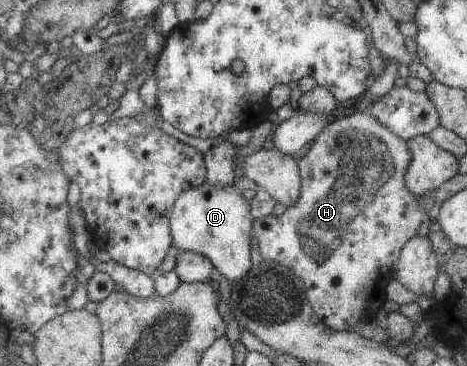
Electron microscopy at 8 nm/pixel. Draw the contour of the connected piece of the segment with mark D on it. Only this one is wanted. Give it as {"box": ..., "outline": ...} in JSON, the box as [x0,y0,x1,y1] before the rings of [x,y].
{"box":[168,182,253,287],"outline":[[[204,182],[183,191],[175,199],[168,225],[171,241],[179,251],[194,252],[209,259],[212,267],[227,279],[229,287],[233,287],[247,275],[247,269],[252,267],[249,257],[250,241],[253,241],[252,221],[249,203],[243,199],[239,190],[232,185],[221,189]]]}

